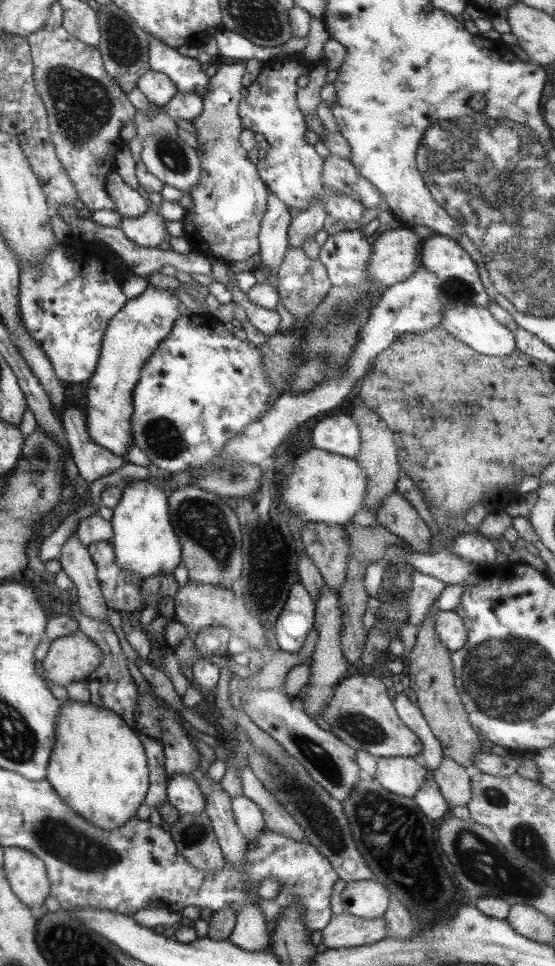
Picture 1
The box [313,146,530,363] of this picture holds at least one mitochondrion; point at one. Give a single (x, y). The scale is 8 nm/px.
(456, 286)

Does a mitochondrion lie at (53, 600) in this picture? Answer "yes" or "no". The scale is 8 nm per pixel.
no

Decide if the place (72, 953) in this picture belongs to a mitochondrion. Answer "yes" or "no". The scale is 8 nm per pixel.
yes

